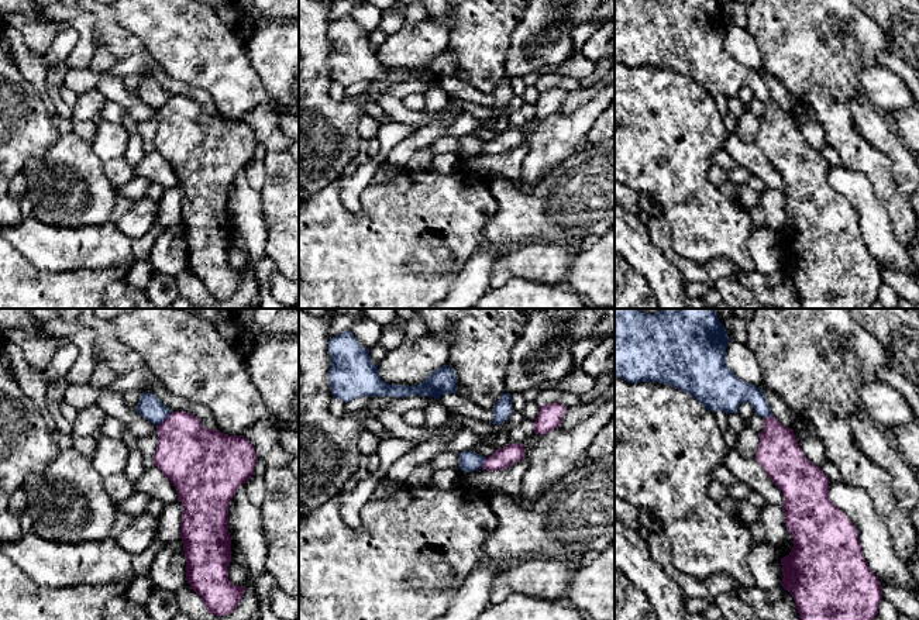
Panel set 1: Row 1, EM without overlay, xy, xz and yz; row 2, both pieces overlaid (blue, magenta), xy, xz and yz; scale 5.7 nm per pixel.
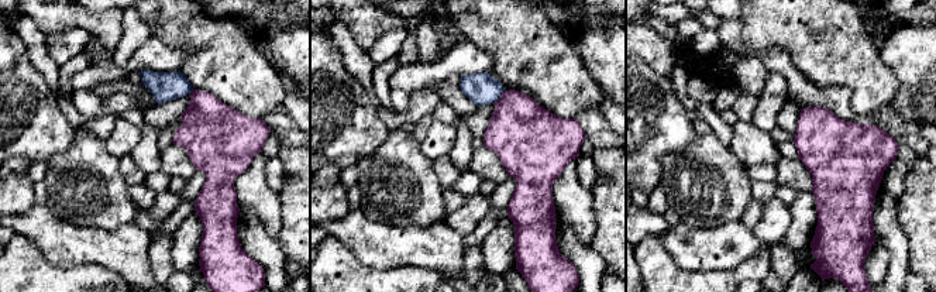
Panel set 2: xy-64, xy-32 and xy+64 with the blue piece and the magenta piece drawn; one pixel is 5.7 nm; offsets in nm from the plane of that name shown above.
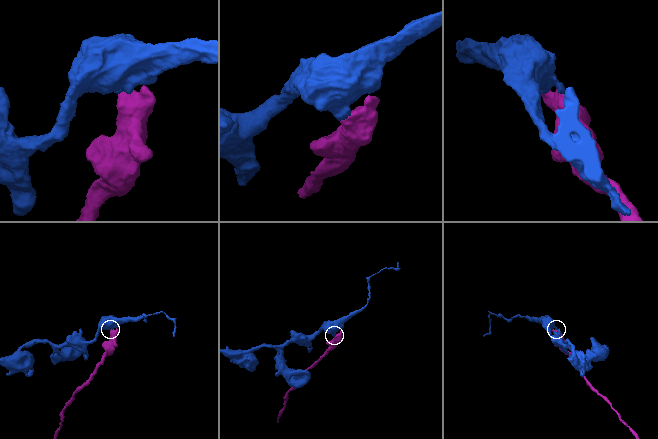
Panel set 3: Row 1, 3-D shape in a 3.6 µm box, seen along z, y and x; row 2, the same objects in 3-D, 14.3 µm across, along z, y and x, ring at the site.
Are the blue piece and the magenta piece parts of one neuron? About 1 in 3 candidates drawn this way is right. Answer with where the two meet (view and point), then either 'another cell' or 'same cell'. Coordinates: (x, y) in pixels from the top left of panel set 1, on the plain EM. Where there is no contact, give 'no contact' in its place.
xy (164, 103) | another cell

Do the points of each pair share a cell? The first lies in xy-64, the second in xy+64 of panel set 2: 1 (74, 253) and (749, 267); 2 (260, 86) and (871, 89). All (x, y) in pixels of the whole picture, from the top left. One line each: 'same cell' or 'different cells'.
1: different cells
2: same cell

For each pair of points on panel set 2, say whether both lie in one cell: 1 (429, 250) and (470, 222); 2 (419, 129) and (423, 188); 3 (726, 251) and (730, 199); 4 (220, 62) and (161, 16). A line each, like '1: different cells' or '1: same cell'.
1: different cells
2: different cells
3: different cells
4: same cell

